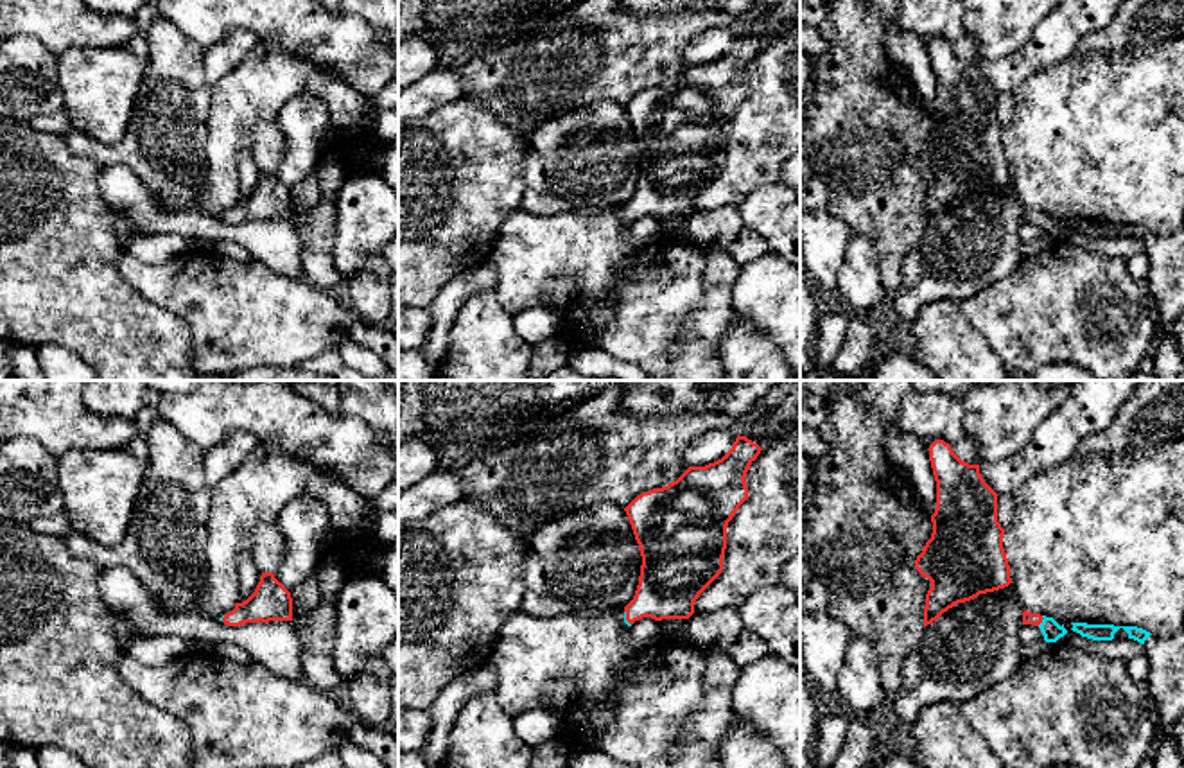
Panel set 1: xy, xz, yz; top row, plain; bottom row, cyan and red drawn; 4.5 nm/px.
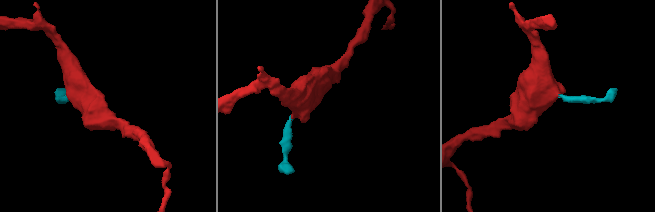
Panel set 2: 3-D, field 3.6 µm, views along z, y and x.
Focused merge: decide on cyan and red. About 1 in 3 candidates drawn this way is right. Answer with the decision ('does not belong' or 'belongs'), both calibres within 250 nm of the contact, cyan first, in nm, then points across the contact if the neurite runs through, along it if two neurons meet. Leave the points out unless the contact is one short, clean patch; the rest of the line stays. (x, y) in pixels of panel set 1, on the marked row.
belongs | 90/60 nm | across yz (1052, 630), (1043, 621), (1028, 618)

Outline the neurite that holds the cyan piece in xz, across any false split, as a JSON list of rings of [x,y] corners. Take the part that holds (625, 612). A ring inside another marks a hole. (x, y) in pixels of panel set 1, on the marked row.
[[[746,436],[705,467],[637,495],[626,508],[642,565],[624,623],[689,619],[694,601],[721,574],[727,526],[748,499],[746,472],[761,454]]]

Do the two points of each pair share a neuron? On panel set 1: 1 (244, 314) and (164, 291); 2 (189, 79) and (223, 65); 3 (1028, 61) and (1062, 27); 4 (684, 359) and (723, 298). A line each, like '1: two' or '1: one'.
1: one
2: two
3: one
4: one

